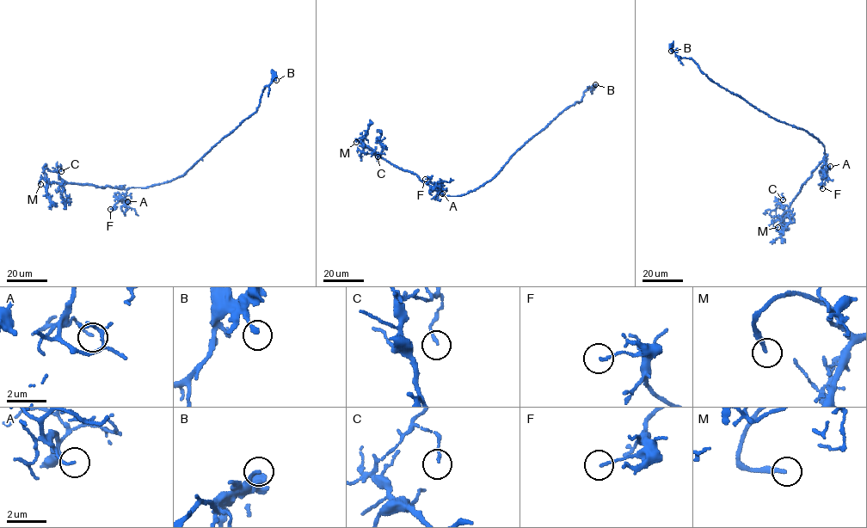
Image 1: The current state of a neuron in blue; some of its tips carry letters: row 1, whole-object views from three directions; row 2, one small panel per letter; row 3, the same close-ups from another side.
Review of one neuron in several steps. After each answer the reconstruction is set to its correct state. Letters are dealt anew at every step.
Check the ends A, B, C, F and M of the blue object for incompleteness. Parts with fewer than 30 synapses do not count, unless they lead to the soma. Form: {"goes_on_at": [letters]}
{"goes_on_at": ["M"]}

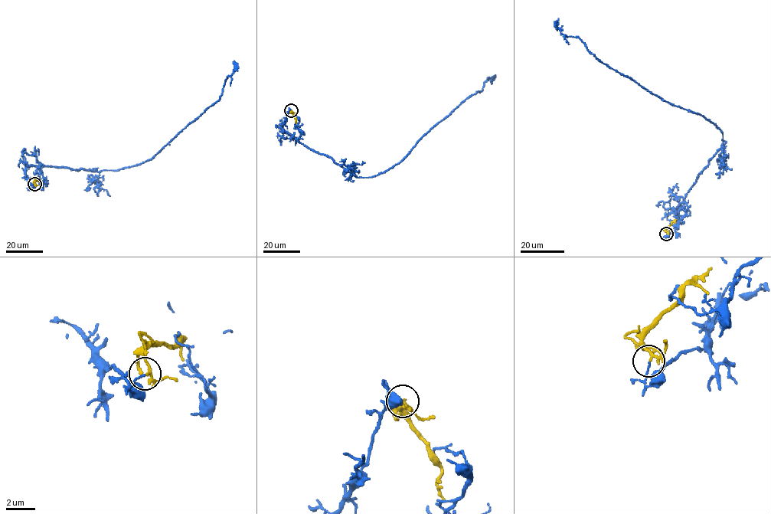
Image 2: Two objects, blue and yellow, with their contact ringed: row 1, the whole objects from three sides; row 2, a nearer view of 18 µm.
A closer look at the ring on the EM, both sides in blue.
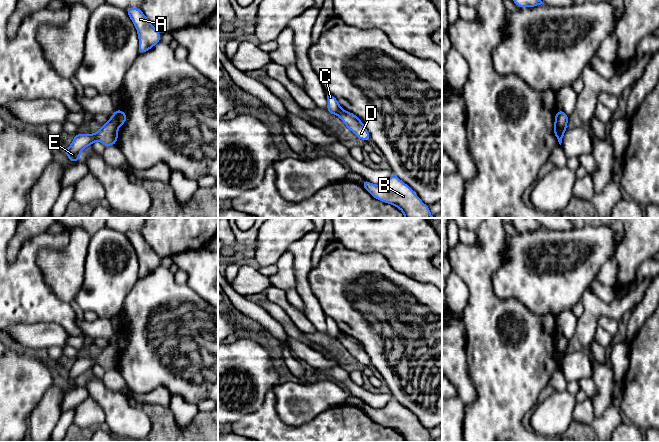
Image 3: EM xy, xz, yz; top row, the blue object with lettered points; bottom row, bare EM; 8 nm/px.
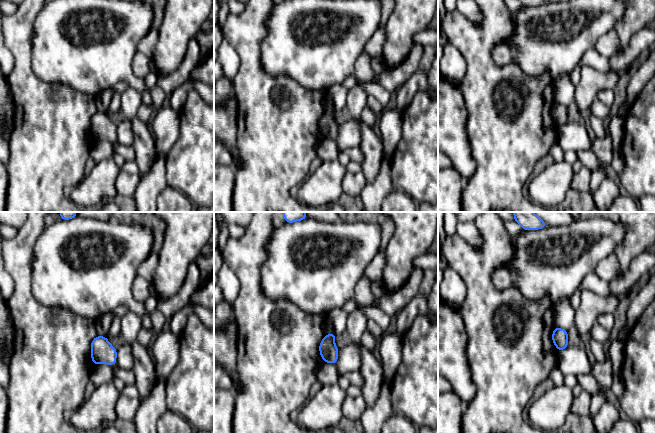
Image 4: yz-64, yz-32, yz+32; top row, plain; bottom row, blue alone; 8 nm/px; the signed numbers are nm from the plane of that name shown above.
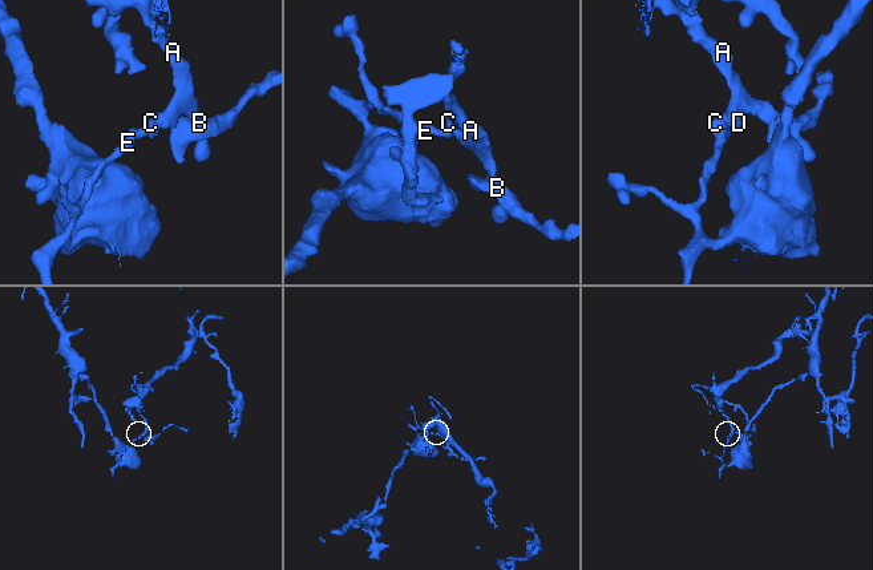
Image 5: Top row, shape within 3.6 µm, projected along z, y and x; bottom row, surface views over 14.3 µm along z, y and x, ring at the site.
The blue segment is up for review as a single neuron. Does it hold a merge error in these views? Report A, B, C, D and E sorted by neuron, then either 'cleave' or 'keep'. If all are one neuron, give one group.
A B D / C E; cleave

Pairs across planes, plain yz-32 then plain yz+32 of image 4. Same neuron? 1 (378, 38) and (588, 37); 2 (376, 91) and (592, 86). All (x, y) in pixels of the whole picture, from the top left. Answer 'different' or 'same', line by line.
1: different
2: different

